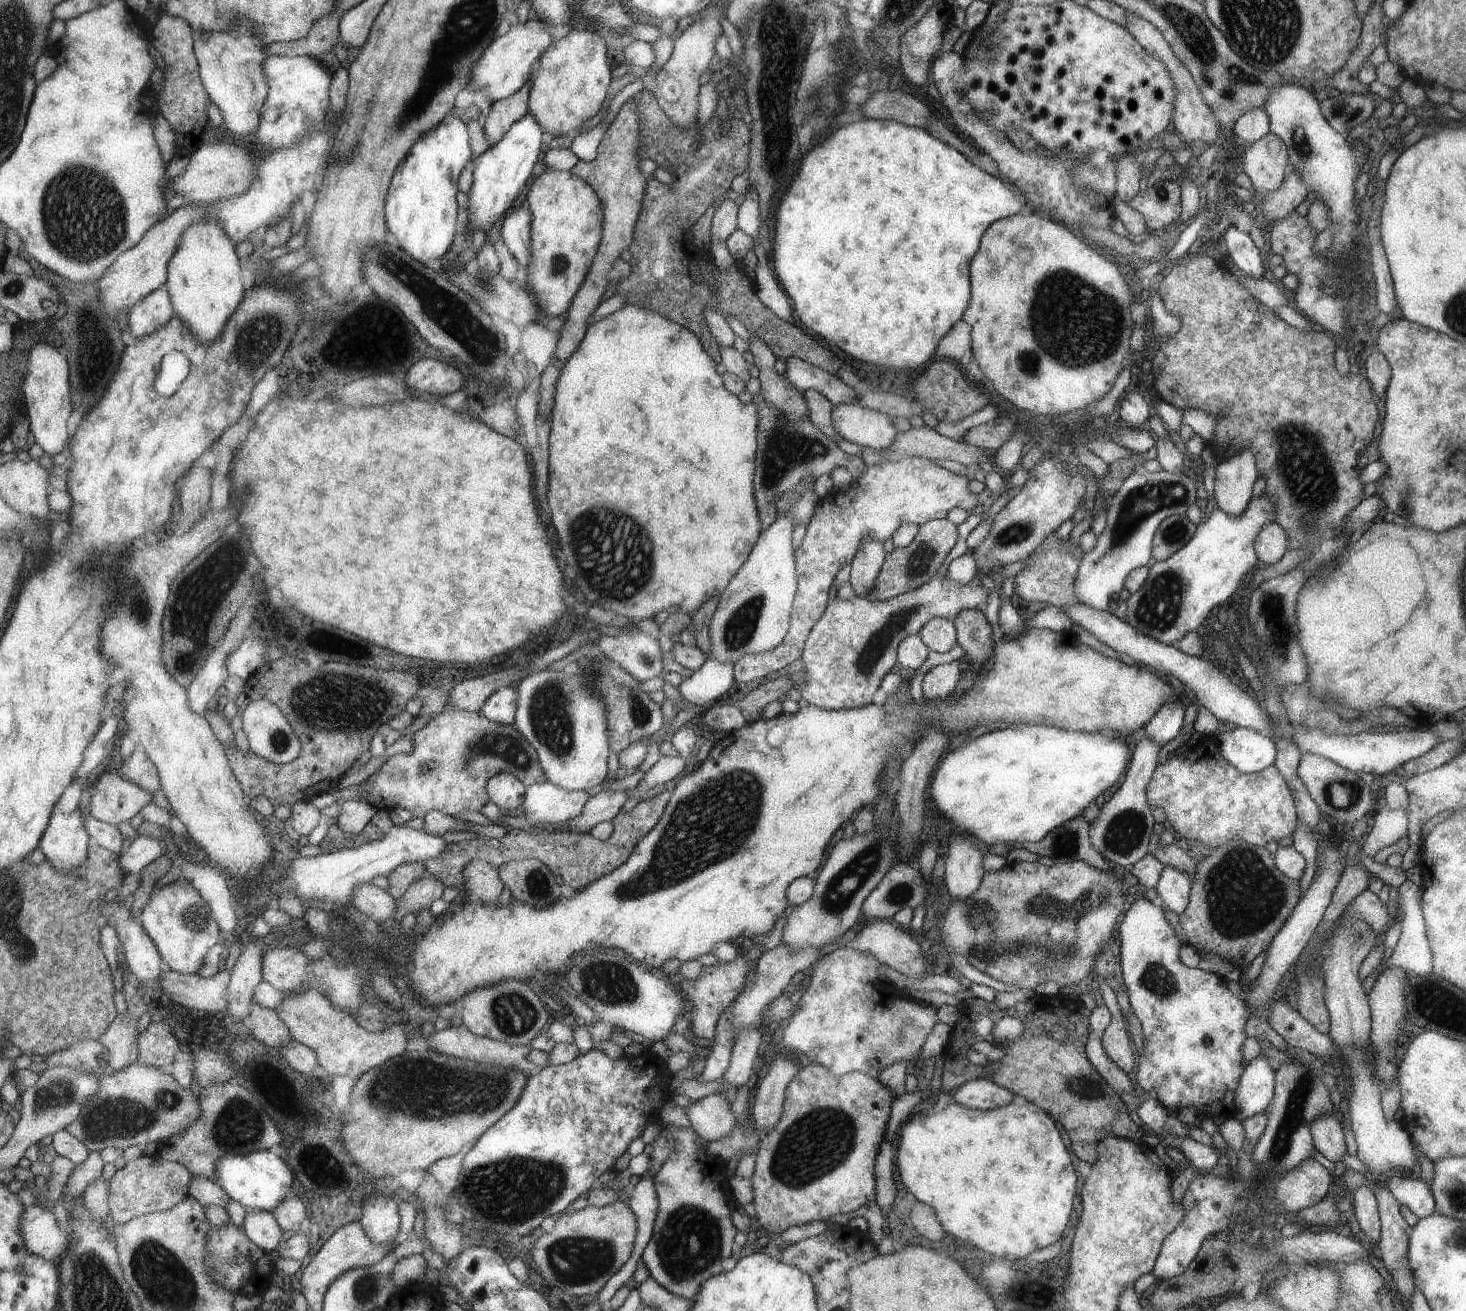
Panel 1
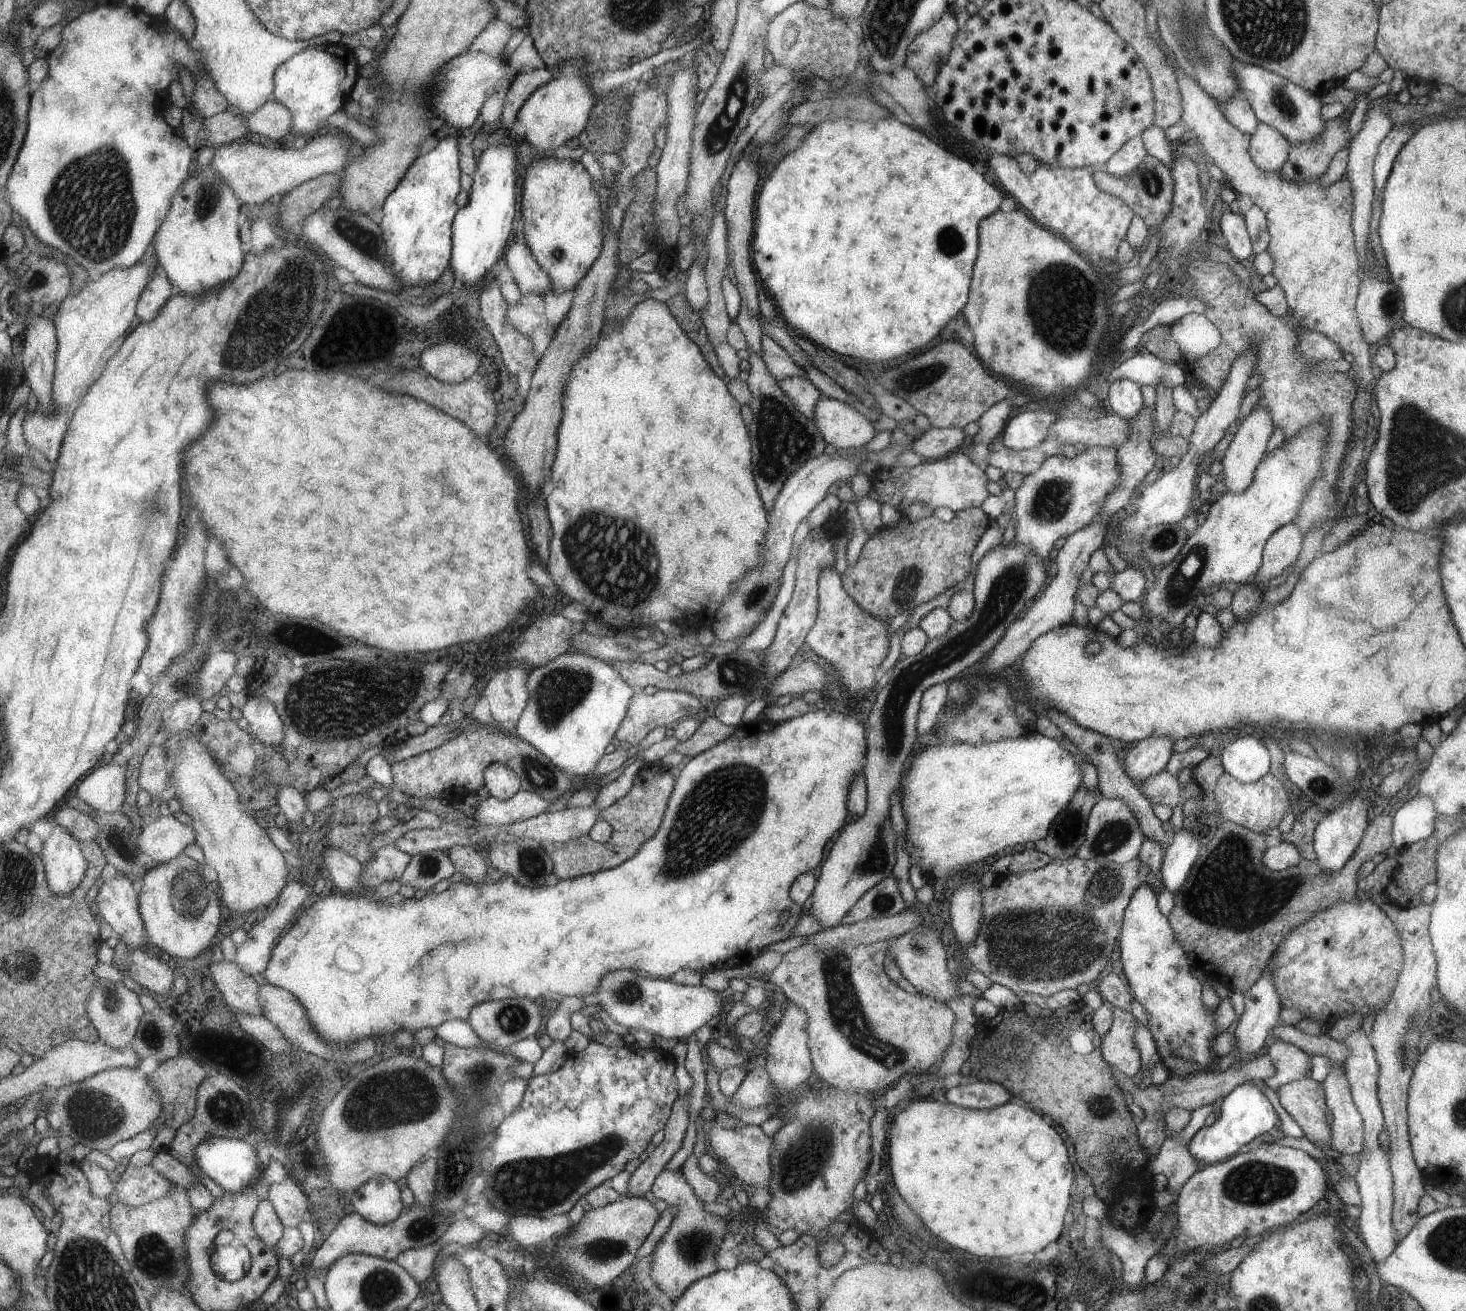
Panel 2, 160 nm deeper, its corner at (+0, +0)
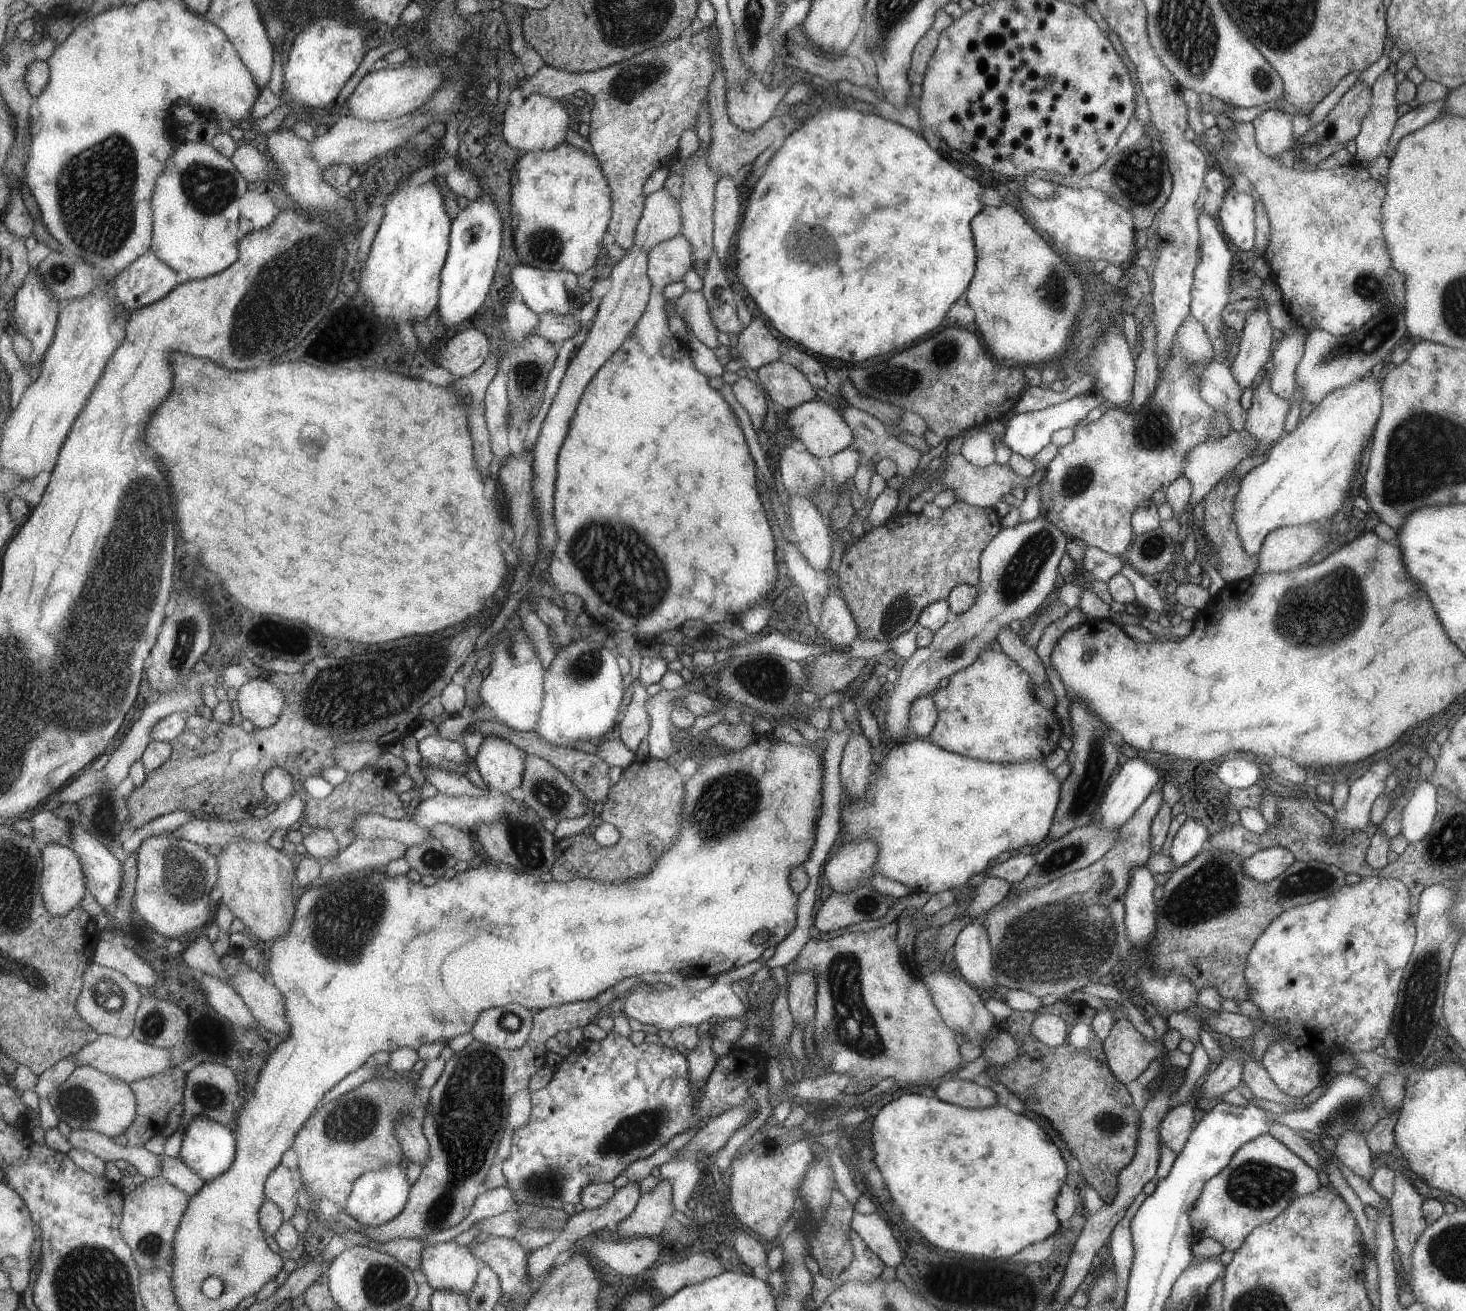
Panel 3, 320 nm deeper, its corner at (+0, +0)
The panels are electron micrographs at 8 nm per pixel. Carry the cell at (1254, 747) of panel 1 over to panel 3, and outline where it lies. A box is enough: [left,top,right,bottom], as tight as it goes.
[1217,753,1264,790]

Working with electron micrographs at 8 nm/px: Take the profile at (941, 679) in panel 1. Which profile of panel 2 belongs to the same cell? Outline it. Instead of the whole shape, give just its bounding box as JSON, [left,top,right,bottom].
[916,682,948,739]

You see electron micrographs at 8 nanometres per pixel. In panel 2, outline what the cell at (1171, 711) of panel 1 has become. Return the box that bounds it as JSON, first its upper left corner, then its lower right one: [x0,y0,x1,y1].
[1124,737,1171,786]

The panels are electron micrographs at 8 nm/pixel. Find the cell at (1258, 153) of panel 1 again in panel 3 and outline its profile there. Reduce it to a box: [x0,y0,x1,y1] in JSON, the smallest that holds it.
[1250,107,1294,159]

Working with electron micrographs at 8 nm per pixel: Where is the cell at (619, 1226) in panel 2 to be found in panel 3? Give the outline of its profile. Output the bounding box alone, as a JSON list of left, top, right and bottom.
[615,1180,671,1240]

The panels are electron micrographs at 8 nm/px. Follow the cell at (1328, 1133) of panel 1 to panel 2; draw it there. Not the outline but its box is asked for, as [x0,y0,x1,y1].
[1276,1077,1330,1146]

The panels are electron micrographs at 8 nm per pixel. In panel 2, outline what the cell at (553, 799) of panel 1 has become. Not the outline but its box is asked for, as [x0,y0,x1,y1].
[469,790,550,826]

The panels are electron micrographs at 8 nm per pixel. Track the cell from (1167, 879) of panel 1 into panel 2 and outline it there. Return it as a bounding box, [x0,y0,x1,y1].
[1160,827,1199,892]

